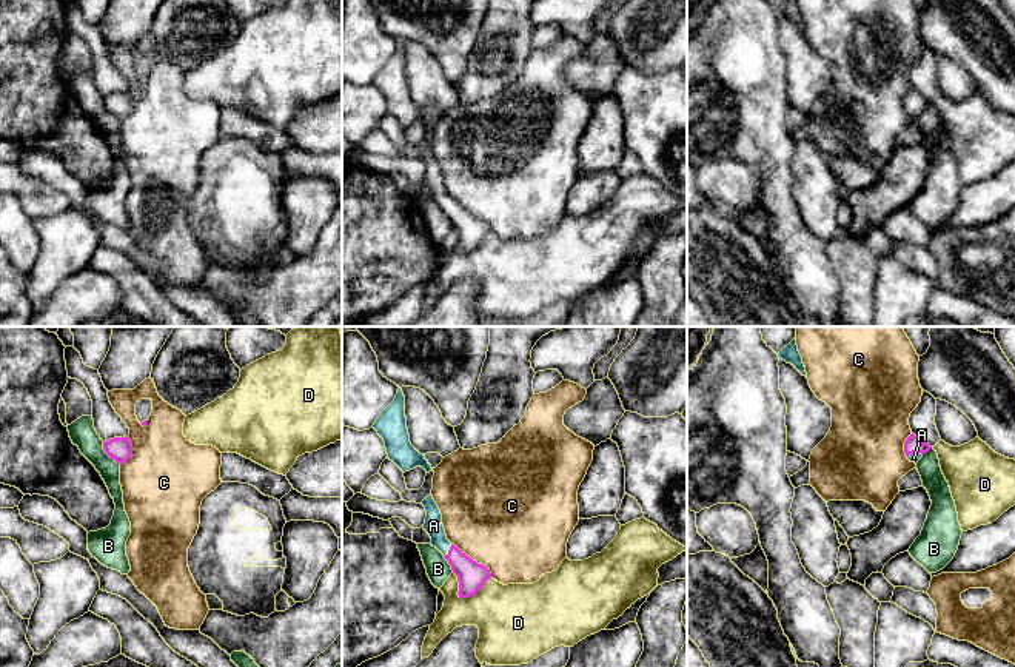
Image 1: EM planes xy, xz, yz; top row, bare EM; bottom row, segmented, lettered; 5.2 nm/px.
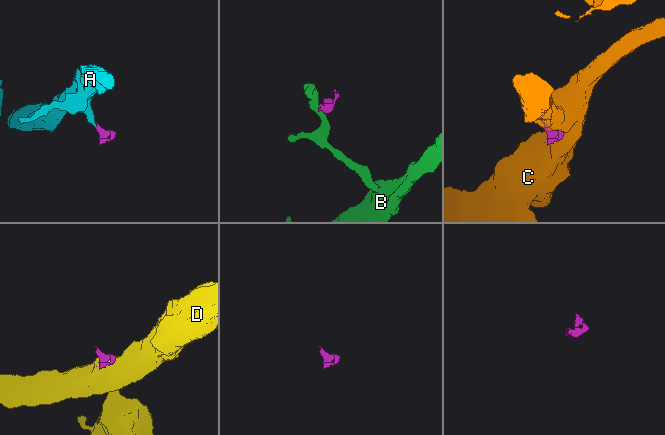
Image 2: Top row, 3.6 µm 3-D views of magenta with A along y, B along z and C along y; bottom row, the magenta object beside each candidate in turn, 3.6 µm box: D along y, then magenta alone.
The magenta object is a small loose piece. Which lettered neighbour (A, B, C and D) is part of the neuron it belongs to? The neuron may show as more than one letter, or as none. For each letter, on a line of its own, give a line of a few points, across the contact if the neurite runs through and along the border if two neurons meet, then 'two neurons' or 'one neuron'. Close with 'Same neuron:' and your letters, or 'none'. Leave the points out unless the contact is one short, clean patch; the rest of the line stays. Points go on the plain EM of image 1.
A: line xz (472, 231), (448, 205), (439, 196), (433, 180); one neuron
B: line xy (102, 97), (102, 103), (119, 119); two neurons
C: two neurons
D: line xz (490, 231), (475, 248), (458, 251); two neurons
Same neuron: A

